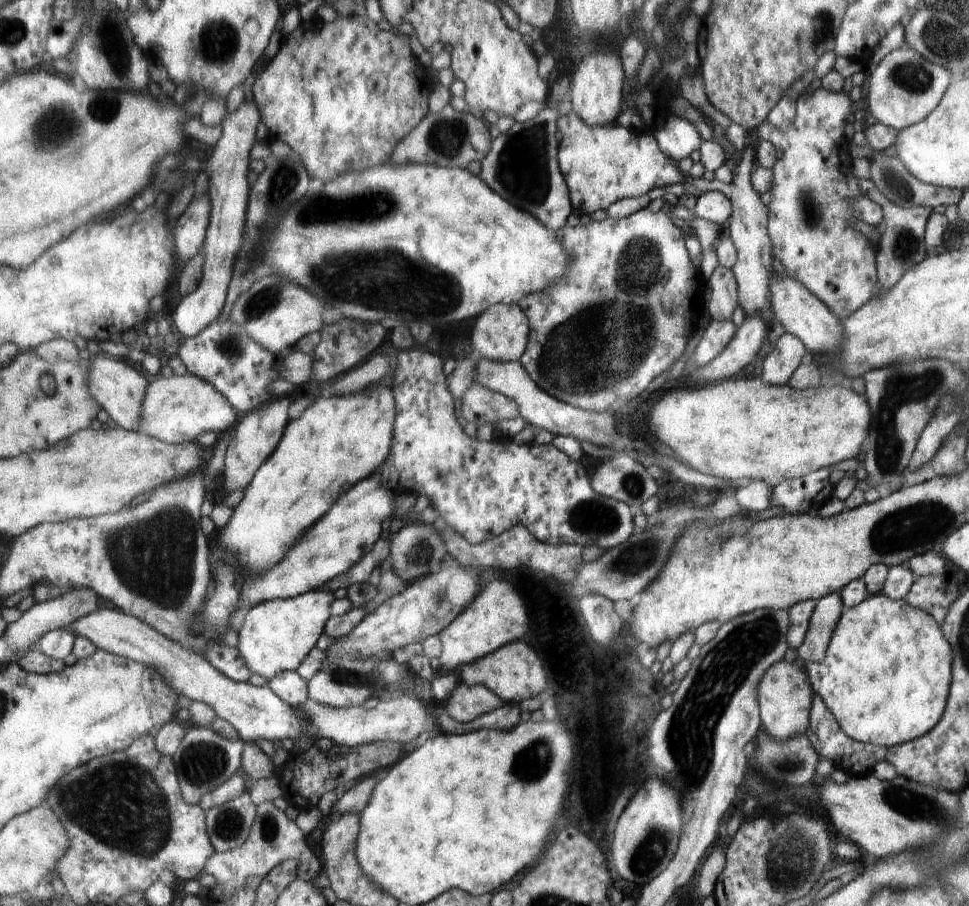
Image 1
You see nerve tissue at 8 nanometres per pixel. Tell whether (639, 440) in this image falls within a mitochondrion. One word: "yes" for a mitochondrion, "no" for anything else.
no

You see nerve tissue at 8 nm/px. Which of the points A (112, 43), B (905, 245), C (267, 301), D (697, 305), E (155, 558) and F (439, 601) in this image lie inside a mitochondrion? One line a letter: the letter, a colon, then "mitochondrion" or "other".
A: mitochondrion
B: mitochondrion
C: mitochondrion
D: other
E: mitochondrion
F: mitochondrion

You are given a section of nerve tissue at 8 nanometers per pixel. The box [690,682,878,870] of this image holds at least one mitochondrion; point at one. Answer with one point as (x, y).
(781, 764)

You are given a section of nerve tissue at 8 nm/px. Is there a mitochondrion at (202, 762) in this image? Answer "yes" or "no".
yes

